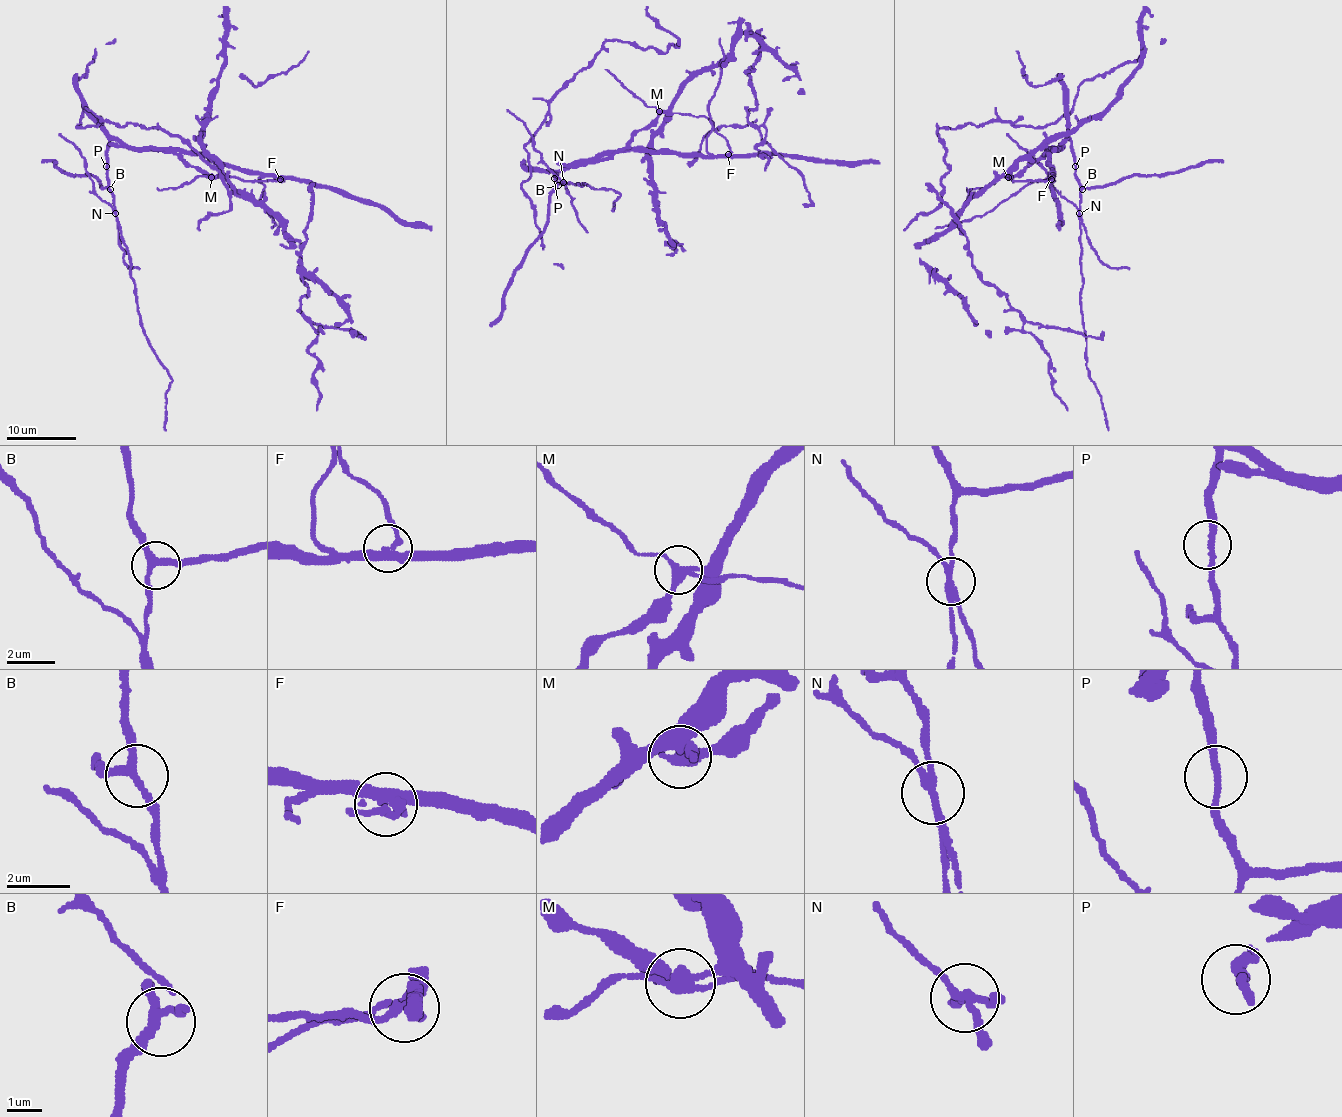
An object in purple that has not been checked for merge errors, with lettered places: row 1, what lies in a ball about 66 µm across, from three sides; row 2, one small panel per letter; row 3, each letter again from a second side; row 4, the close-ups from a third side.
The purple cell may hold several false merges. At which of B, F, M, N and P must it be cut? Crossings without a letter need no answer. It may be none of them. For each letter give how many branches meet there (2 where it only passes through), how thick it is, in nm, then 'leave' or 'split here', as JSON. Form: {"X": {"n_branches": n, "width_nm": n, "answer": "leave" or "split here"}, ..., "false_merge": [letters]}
{"B": {"n_branches": 3, "width_nm": 260, "answer": "leave"}, "F": {"n_branches": 3, "width_nm": 320, "answer": "split here"}, "M": {"n_branches": 3, "width_nm": 320, "answer": "split here"}, "N": {"n_branches": 3, "width_nm": 220, "answer": "split here"}, "P": {"n_branches": 2, "width_nm": 220, "answer": "leave"}, "false_merge": ["F", "M", "N"]}

